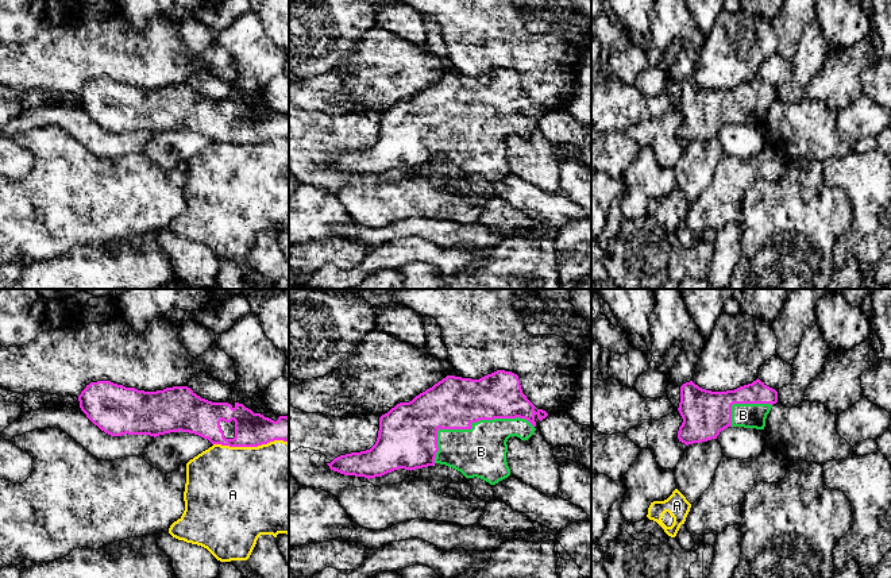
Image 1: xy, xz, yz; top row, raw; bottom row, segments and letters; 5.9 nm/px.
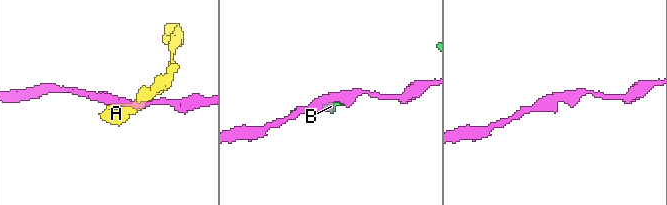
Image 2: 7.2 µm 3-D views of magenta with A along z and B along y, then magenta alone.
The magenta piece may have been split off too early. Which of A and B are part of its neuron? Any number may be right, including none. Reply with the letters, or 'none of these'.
B

